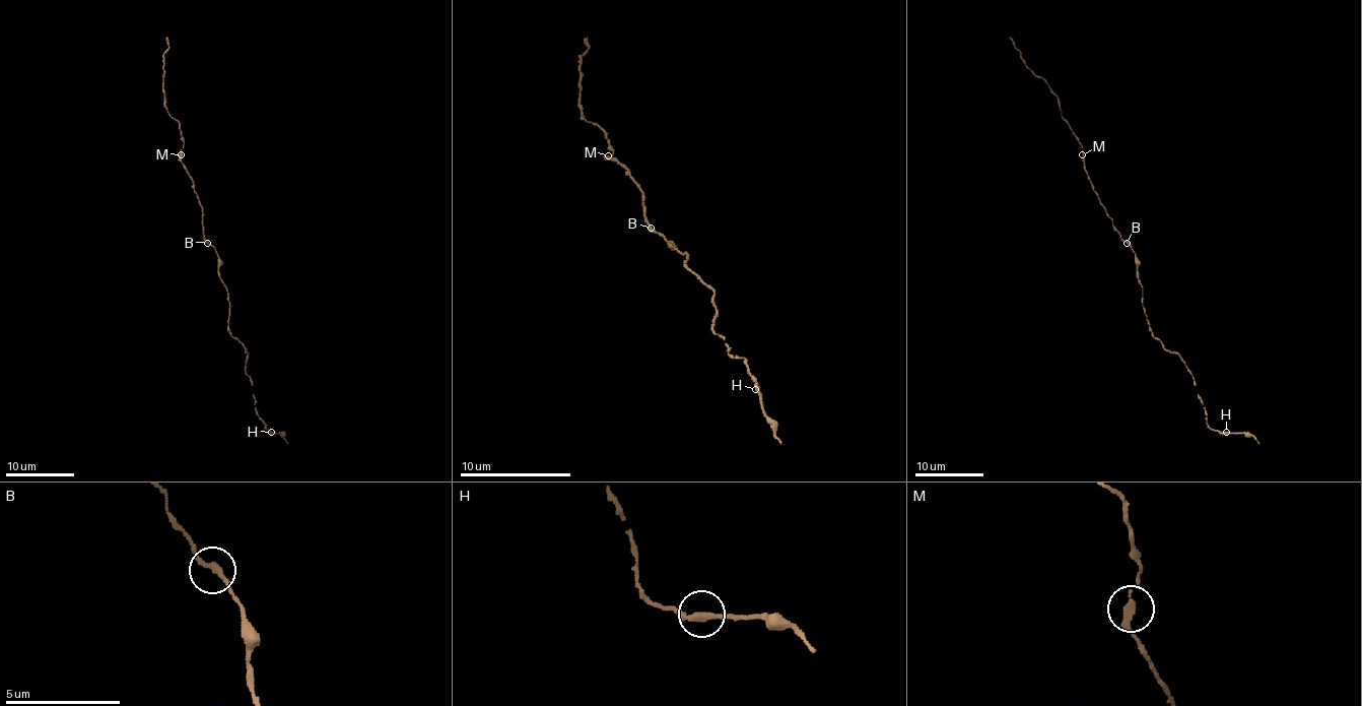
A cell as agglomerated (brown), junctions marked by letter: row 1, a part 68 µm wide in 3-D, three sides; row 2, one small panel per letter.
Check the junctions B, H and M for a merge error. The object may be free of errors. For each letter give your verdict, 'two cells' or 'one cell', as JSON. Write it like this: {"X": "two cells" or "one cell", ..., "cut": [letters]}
{"B": "one cell", "H": "one cell", "M": "one cell", "cut": []}

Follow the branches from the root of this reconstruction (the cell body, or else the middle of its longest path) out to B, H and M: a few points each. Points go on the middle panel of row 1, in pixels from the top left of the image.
B: (667, 239), (650, 228)
H: (667, 239), (686, 253), (686, 266), (713, 292), (713, 330), (725, 338), (728, 356), (744, 361), (755, 389)
M: (667, 239), (647, 222), (644, 194), (630, 178), (630, 173), (608, 155)

